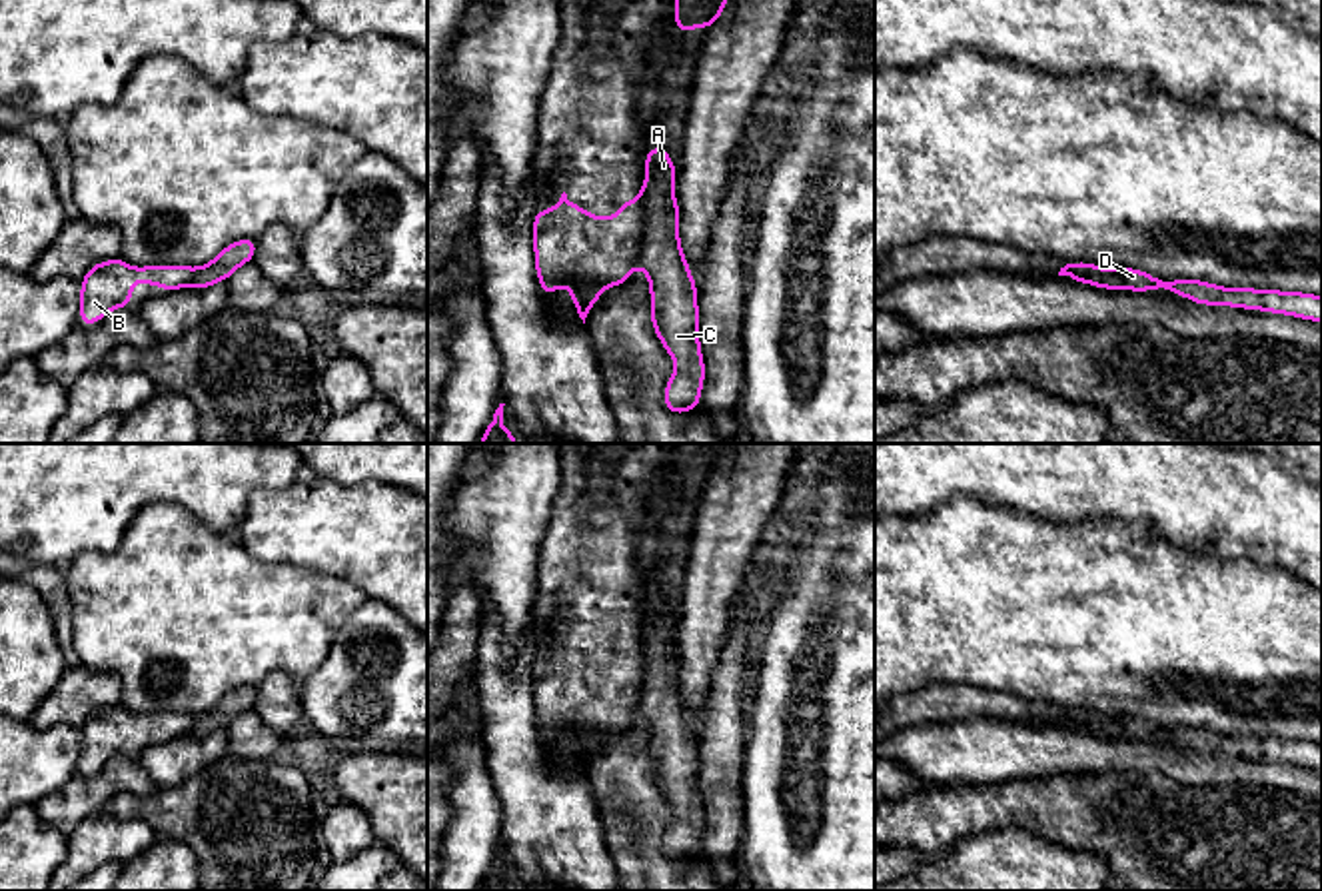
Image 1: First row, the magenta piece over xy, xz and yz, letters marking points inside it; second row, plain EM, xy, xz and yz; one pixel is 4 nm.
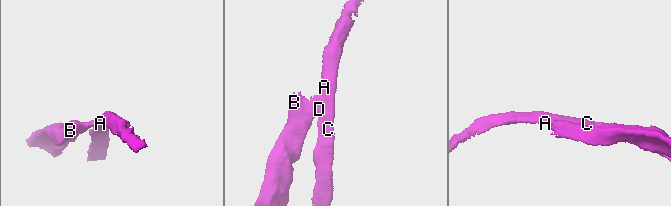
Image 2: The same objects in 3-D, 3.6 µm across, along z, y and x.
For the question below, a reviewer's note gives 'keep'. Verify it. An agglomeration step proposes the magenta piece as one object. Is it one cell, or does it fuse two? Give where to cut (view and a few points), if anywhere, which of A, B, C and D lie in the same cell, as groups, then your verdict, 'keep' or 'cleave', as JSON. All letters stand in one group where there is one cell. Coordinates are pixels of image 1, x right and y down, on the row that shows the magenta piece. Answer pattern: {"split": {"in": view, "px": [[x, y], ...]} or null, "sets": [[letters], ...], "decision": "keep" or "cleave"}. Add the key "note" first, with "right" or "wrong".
{"note": "wrong", "split": {"in": "xz", "px": [[648, 180], [636, 262]]}, "sets": [["A", "C", "D"], ["B"]], "decision": "cleave"}

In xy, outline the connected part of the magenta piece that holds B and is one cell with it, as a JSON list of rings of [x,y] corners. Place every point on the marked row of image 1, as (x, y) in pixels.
[[[122,258],[94,264],[80,280],[80,308],[78,318],[86,330],[96,328],[96,320],[104,320],[110,310],[132,308],[132,284],[136,278],[140,286],[160,284],[160,292],[176,292],[194,282],[194,268],[190,266],[140,266],[132,268]]]

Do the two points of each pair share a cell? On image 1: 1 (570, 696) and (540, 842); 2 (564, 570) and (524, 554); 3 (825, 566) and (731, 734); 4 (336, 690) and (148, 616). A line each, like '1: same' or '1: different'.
1: different
2: different
3: different
4: different

